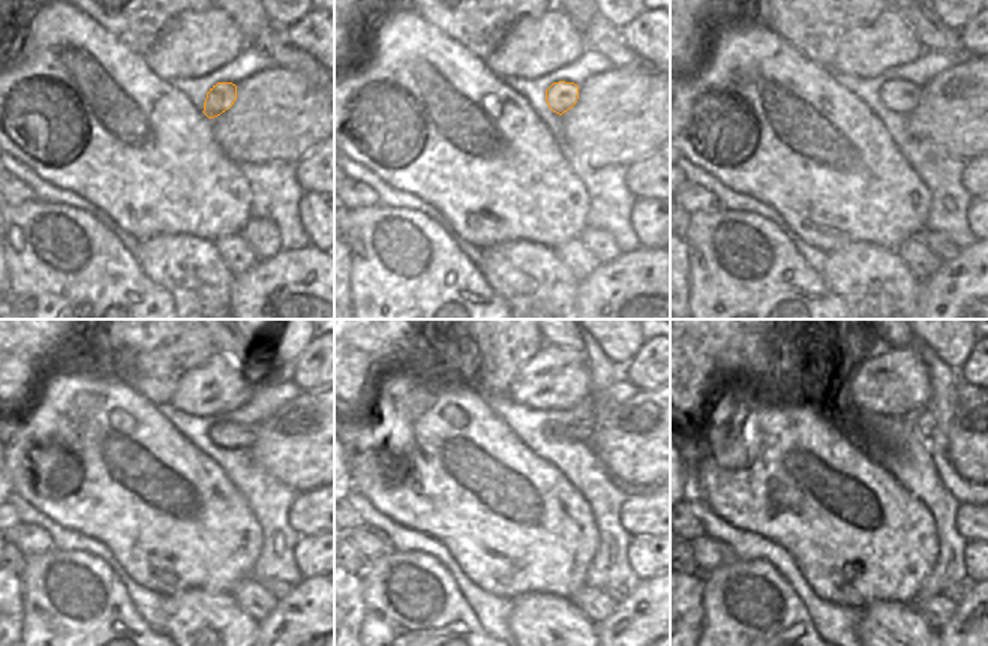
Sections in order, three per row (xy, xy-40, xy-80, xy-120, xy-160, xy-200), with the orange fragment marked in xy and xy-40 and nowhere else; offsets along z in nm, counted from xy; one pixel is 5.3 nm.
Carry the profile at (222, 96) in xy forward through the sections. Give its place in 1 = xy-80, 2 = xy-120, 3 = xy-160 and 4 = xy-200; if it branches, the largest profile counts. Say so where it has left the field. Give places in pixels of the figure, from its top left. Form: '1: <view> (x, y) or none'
1: xy-80 (900, 96)
2: xy-120 (227, 433)
3: xy-160 (582, 430)
4: xy-200 (924, 418)

